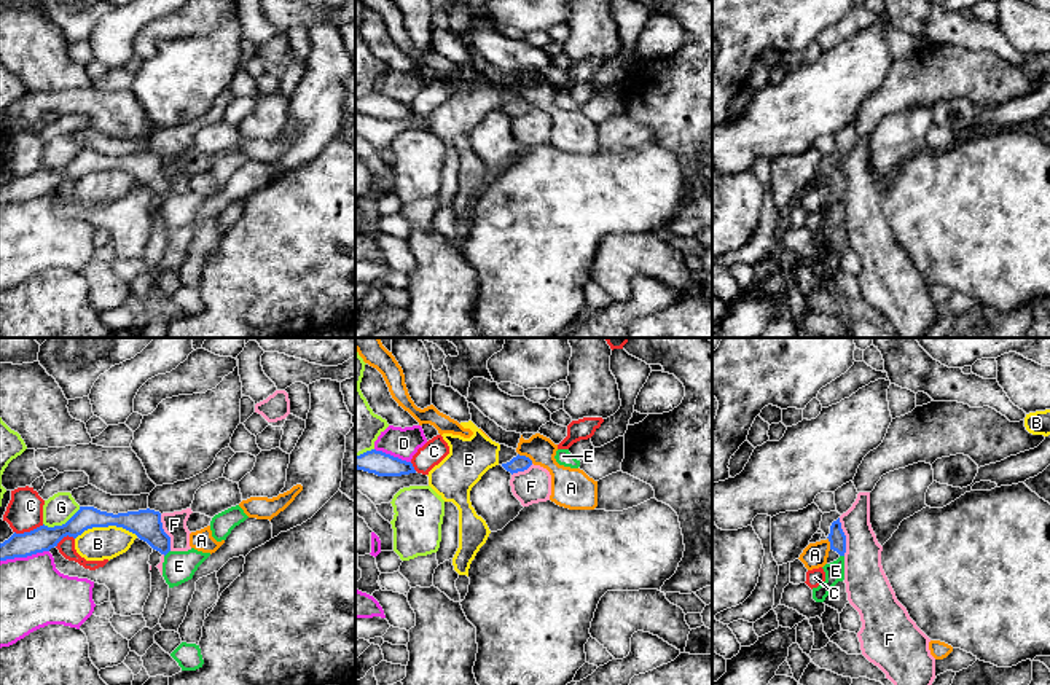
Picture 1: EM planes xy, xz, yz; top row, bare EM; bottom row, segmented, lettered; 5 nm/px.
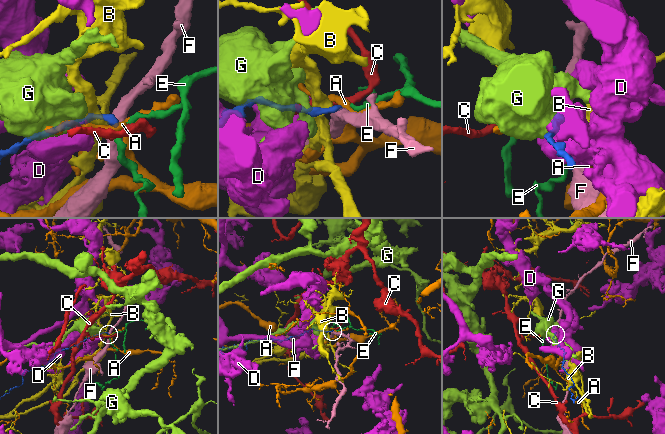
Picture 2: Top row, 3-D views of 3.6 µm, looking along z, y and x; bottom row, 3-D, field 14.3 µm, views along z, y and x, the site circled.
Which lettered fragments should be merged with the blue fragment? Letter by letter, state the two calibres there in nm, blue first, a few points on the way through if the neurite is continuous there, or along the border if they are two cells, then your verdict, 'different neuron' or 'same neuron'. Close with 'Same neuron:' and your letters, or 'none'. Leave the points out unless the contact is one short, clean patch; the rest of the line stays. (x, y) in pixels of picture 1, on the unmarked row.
A: calibres 80 and 160 nm; border xz (518, 96), (532, 105); different neuron
B: calibres 150 and 170 nm; border xy (137, 179), (115, 169), (93, 169), (75, 182); different neuron
C: calibres 130 and 190 nm; border xy (43, 168), (15, 176); different neuron
D: calibres 130 and 340 nm; different neuron
E: calibres 150 and 160 nm; way xy (145, 168), (168, 195), (179, 209); same neuron
F: calibres 90 and 200 nm; border yz (838, 161), (845, 179), (845, 198); different neuron
G: calibres 130 and 150 nm; different neuron
Same neuron: E

